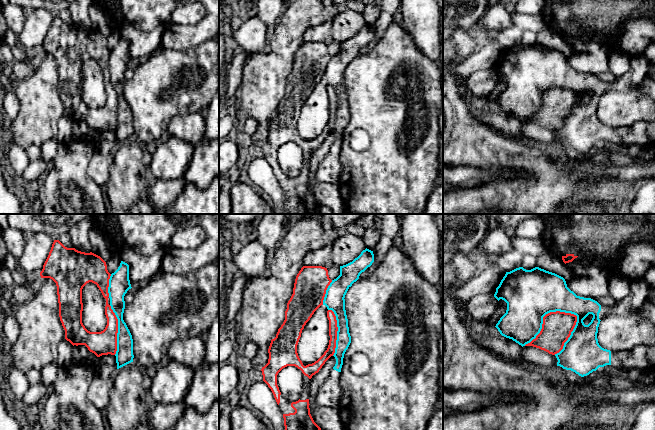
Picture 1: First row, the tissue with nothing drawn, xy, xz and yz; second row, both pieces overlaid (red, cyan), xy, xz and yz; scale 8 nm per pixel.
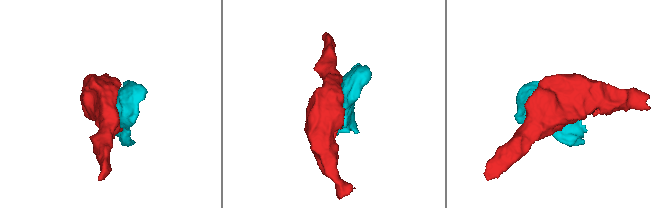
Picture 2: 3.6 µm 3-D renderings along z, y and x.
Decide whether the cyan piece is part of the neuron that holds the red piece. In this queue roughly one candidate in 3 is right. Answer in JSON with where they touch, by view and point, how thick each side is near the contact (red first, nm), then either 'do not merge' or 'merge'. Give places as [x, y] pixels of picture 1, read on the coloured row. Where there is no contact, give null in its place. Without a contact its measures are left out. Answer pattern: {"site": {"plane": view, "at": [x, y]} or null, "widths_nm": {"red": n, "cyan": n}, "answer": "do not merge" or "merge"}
{"site": {"plane": "yz", "at": [544, 316]}, "widths_nm": {"red": 240, "cyan": 400}, "answer": "do not merge"}

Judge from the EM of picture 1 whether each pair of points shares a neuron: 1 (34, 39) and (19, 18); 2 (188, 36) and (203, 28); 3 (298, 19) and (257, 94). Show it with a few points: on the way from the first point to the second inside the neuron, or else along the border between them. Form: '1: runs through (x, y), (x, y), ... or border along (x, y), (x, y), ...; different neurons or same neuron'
1: border along (26, 10), (23, 28), (17, 35); different neurons
2: runs through (192, 35), (199, 32); same neuron
3: runs through (285, 38), (279, 61), (265, 75); same neuron

